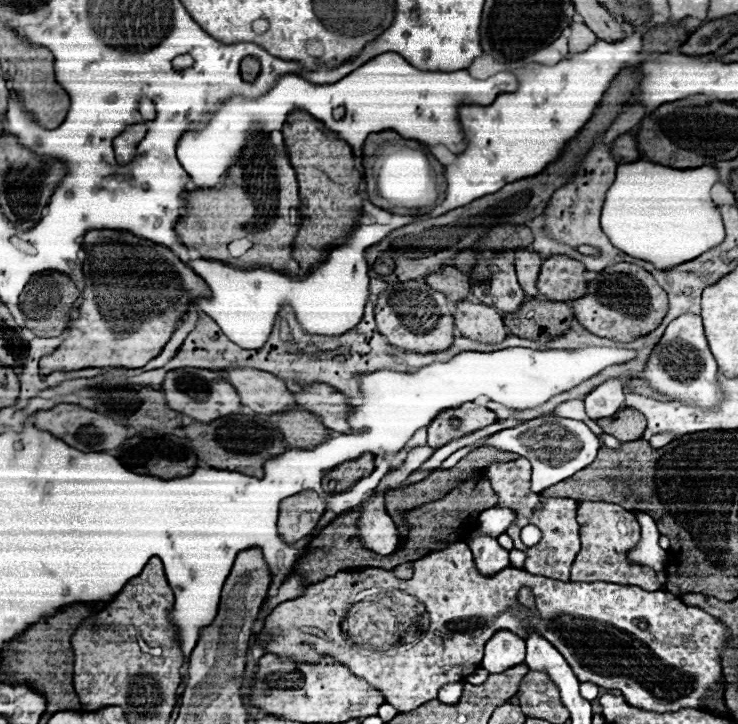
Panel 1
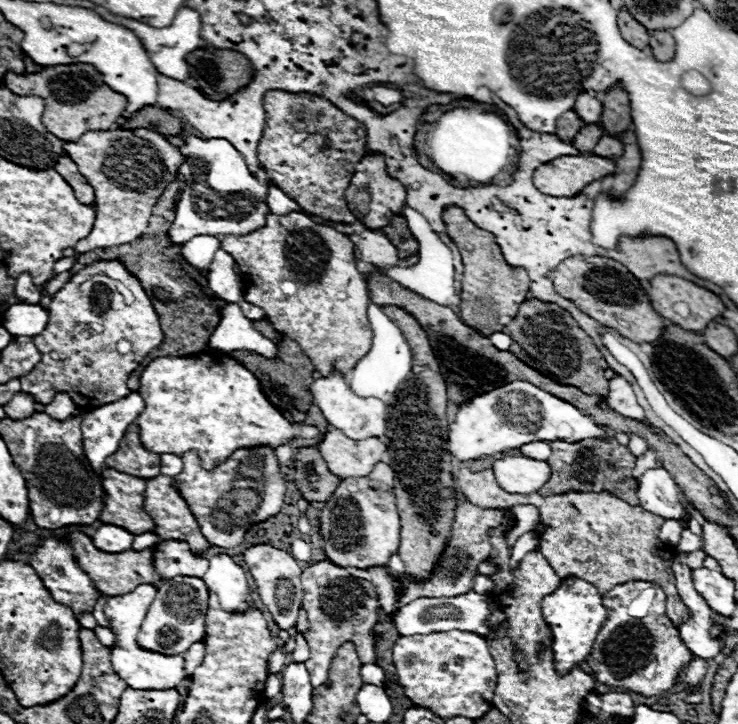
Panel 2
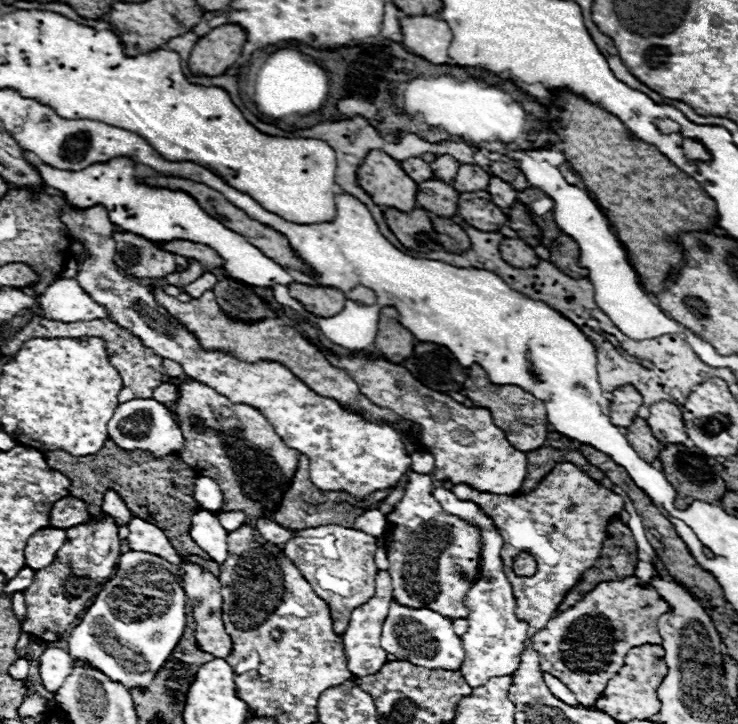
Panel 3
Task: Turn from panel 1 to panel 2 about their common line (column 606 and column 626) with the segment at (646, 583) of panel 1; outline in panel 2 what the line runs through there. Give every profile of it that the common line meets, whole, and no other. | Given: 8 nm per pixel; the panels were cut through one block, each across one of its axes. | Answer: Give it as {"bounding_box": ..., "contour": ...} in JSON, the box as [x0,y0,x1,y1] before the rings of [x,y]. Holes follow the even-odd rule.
{"bounding_box":[456,468,690,624],"contour":[[[460,468],[456,484],[458,490],[480,508],[510,508],[516,504],[536,506],[540,510],[540,520],[548,522],[548,530],[538,546],[560,578],[582,578],[594,584],[600,594],[630,580],[656,582],[668,594],[668,618],[674,624],[682,624],[690,618],[688,606],[684,606],[676,592],[676,576],[672,572],[674,550],[658,538],[660,526],[664,524],[662,516],[646,512],[640,506],[630,506],[608,492],[568,492],[548,498],[542,498],[540,494],[510,494],[498,486],[492,470],[470,472],[468,468]]]}

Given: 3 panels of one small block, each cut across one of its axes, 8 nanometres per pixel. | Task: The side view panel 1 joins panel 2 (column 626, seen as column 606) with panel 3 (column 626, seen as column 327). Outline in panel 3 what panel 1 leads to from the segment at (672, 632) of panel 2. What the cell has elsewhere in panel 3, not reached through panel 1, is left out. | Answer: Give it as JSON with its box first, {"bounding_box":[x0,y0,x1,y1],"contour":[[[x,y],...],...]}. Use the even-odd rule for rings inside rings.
{"bounding_box":[532,576,668,708],"contour":[[[634,576],[618,580],[618,582],[600,582],[600,586],[590,590],[572,608],[564,610],[564,614],[550,618],[546,628],[532,636],[532,646],[540,656],[546,658],[544,662],[548,662],[548,674],[560,678],[570,690],[576,690],[574,694],[578,702],[590,708],[596,704],[596,700],[604,692],[608,680],[620,672],[630,648],[662,642],[656,622],[664,612],[668,612],[668,602],[660,598],[660,594],[656,594],[654,588],[642,588]]]}

